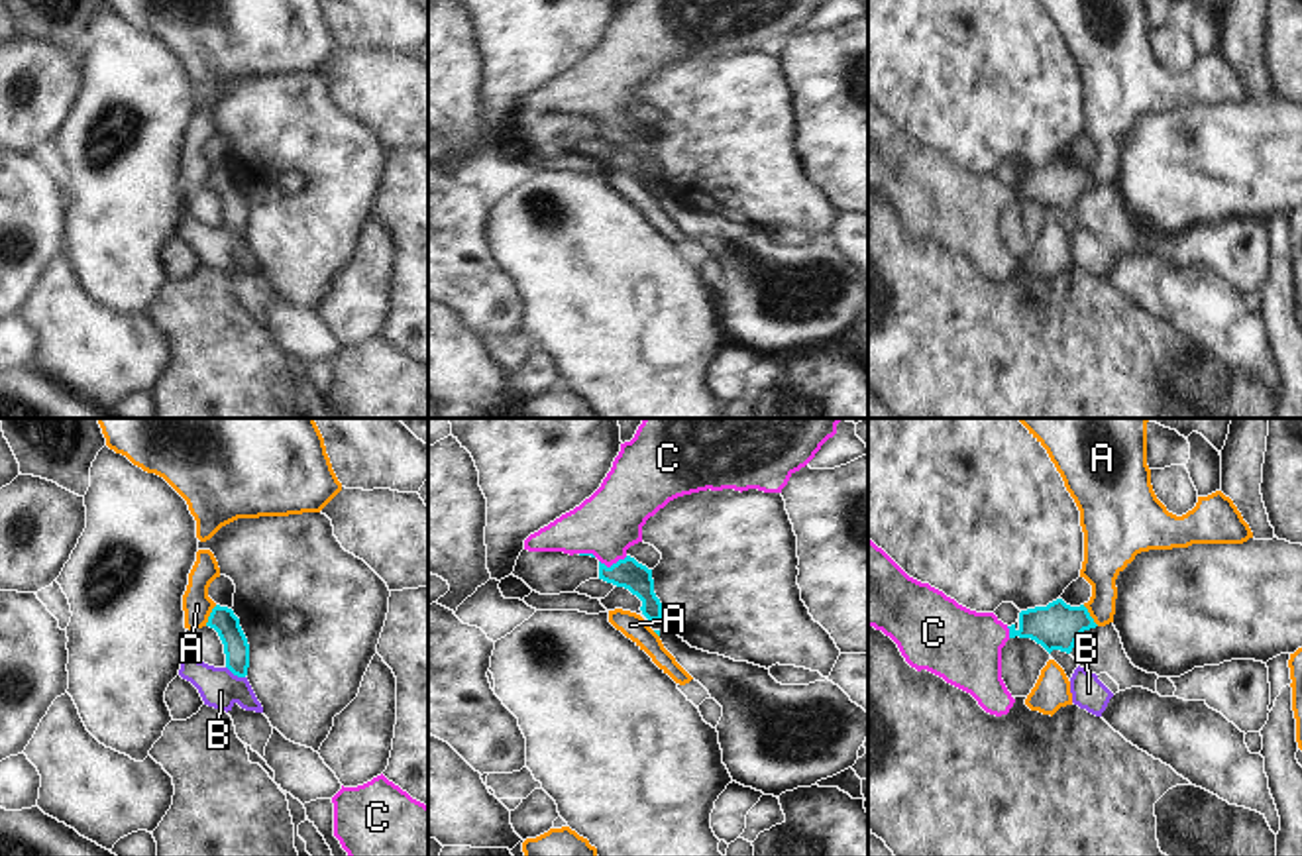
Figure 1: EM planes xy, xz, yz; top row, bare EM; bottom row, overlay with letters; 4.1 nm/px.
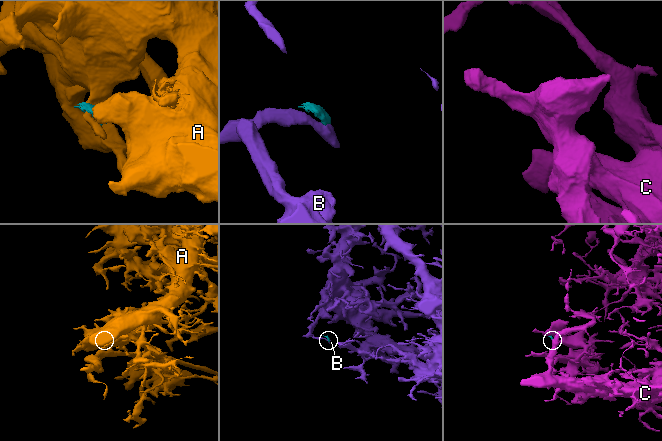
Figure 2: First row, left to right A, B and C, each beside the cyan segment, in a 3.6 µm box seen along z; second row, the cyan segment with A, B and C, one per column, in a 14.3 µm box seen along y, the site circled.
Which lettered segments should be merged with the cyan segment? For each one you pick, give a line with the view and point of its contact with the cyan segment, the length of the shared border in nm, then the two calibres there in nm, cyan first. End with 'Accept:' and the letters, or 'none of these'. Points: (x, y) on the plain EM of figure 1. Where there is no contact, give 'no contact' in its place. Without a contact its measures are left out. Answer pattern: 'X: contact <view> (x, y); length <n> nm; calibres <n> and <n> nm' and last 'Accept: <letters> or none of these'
C: contact xz (613, 124); length 120 nm; calibres 120 and 260 nm
Accept: C

